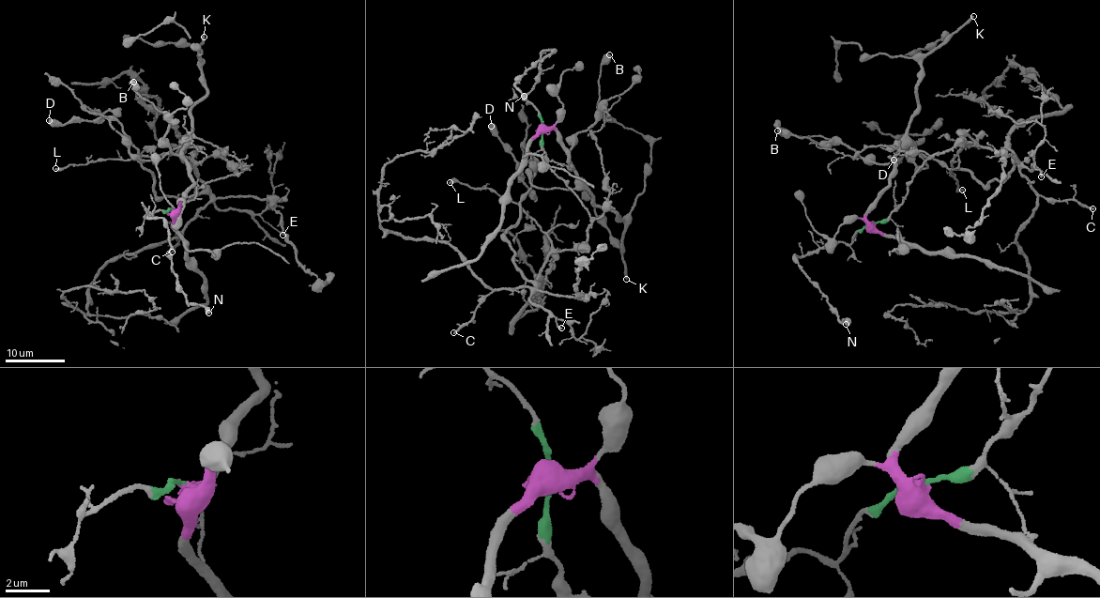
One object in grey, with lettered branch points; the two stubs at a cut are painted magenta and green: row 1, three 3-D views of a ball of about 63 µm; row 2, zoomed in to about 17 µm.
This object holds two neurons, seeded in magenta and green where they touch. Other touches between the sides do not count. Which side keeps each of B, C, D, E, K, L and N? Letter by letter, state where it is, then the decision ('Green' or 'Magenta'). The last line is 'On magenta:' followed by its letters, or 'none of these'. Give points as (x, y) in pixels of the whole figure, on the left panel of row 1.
B: Place: (133, 82). Magenta
C: Place: (172, 252). Green
D: Place: (49, 120). Magenta
E: Place: (282, 235). Green
K: Place: (204, 37). Magenta
L: Place: (55, 168). Green
N: Place: (208, 313). Green
On magenta: B, D, K

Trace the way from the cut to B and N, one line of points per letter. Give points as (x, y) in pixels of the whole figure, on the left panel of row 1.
B: (172, 209), (177, 210), (193, 182), (190, 167), (170, 151), (164, 140), (169, 120), (130, 88), (133, 82)
N: (172, 209), (145, 218), (150, 213), (147, 218), (163, 220), (180, 290), (187, 301), (204, 304), (208, 313)

